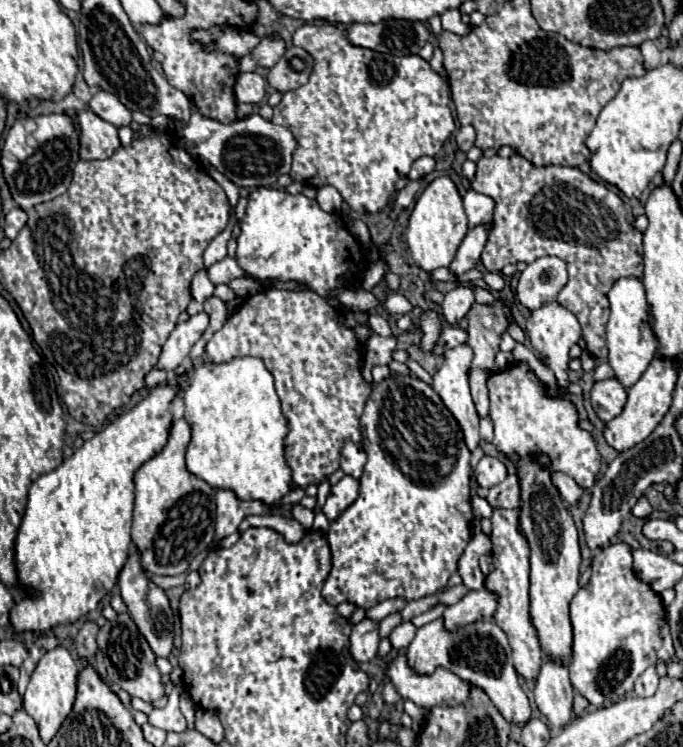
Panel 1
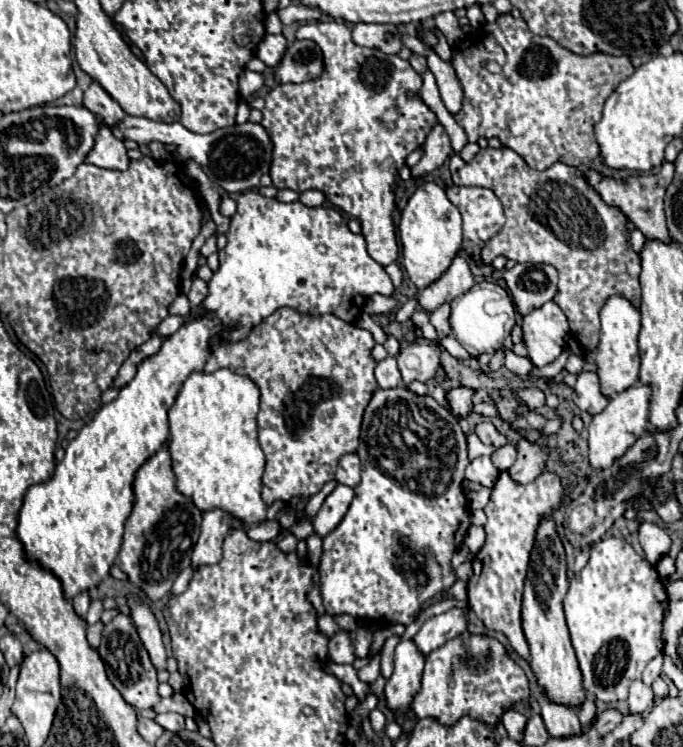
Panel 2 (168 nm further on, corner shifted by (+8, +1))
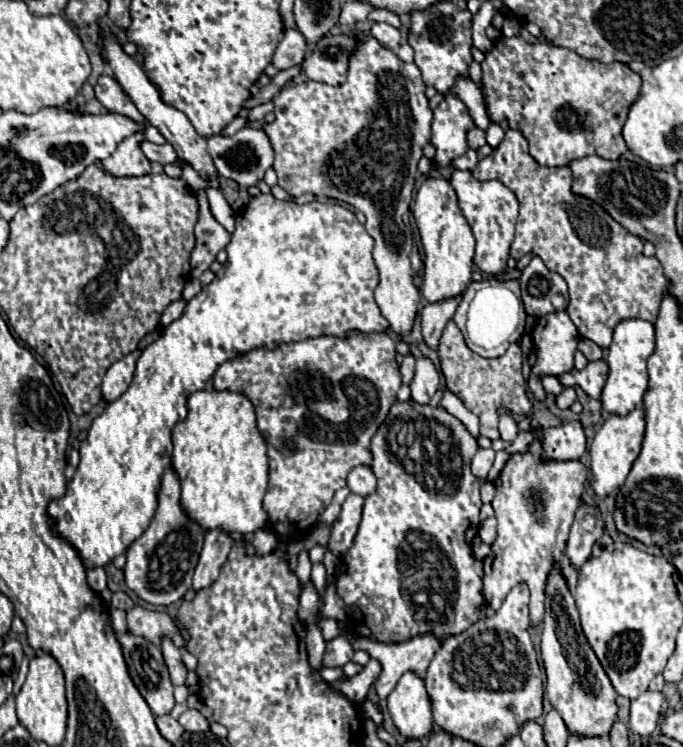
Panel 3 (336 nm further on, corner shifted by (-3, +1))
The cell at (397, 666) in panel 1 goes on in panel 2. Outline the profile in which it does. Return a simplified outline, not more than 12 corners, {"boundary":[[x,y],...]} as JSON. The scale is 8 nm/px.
{"boundary":[[492,635],[428,655],[418,719],[496,727],[528,679]]}

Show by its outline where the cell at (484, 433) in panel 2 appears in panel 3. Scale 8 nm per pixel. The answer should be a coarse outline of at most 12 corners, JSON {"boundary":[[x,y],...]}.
{"boundary":[[451,319],[439,341],[447,389],[497,441],[499,409],[531,413],[521,347],[481,359]]}

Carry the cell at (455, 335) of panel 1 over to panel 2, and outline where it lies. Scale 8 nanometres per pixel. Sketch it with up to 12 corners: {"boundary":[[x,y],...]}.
{"boundary":[[410,343],[398,367],[408,387],[436,375],[438,349]]}

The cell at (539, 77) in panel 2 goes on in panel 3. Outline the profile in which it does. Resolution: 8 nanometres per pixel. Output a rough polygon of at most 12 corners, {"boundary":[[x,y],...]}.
{"boundary":[[521,35],[481,63],[491,123],[545,167],[619,159],[641,77]]}

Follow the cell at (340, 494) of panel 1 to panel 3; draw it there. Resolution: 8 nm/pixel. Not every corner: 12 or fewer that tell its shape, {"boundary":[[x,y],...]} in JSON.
{"boundary":[[349,493],[329,537],[331,553],[351,547],[363,497]]}

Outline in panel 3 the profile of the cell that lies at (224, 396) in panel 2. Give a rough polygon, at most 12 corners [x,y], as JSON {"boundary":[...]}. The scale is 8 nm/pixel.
{"boundary":[[203,389],[173,429],[181,505],[253,533],[269,461],[253,403]]}

